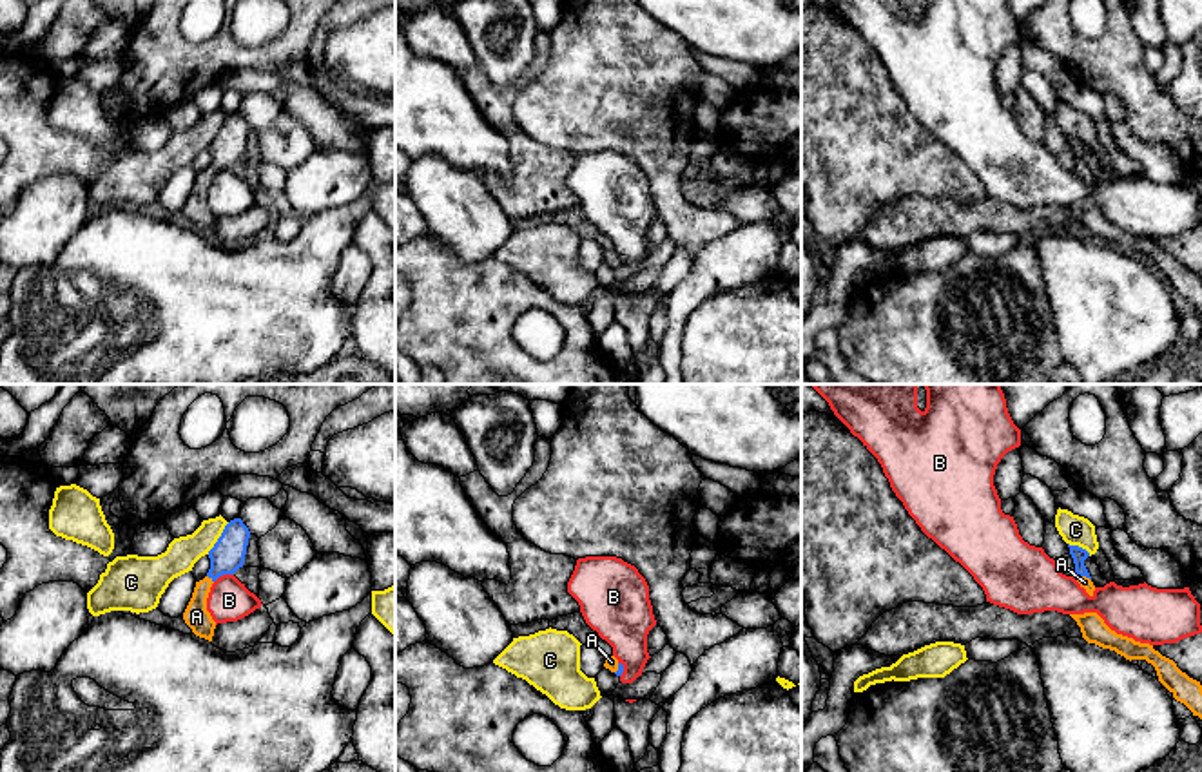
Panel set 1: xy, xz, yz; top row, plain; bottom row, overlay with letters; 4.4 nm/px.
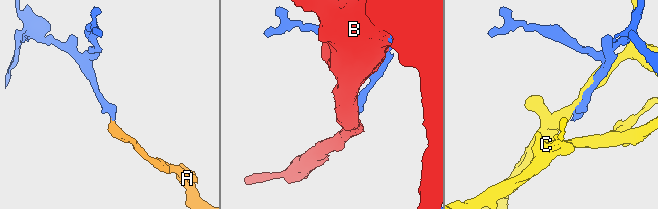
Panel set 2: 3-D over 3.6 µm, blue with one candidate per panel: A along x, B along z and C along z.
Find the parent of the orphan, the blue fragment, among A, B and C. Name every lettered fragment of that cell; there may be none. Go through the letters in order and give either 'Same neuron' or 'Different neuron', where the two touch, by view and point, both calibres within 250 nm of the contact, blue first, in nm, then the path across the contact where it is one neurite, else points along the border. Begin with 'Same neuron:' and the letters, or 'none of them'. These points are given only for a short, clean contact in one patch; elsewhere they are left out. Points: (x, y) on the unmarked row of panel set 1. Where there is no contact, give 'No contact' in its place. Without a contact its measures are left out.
Same neuron: A
A: Same neuron. Touches blue at yz (1083, 169). Thickness 70 nm (blue) against 50 nm. Path across: yz (1079, 149), (1083, 169), (1085, 176)
B: Different neuron. Touches blue at xy (223, 167). Thickness 150 nm (blue) against 190 nm
C: Different neuron. Touches blue at xy (218, 133). Thickness 150 nm (blue) against 140 nm

